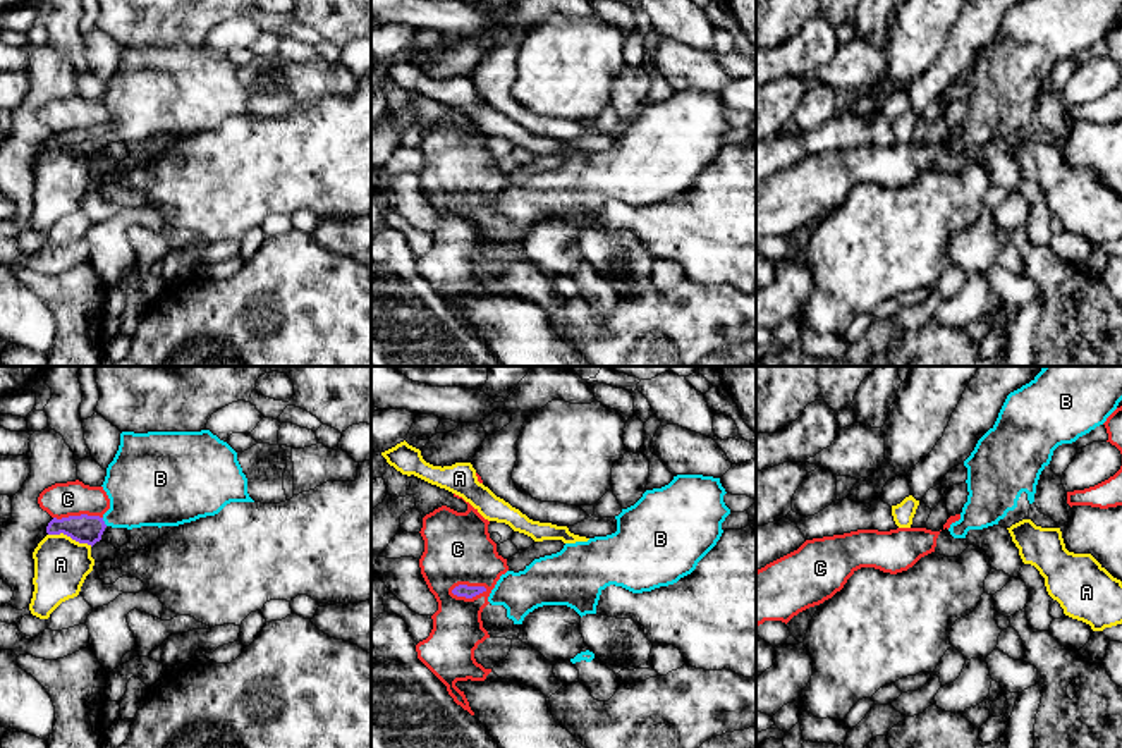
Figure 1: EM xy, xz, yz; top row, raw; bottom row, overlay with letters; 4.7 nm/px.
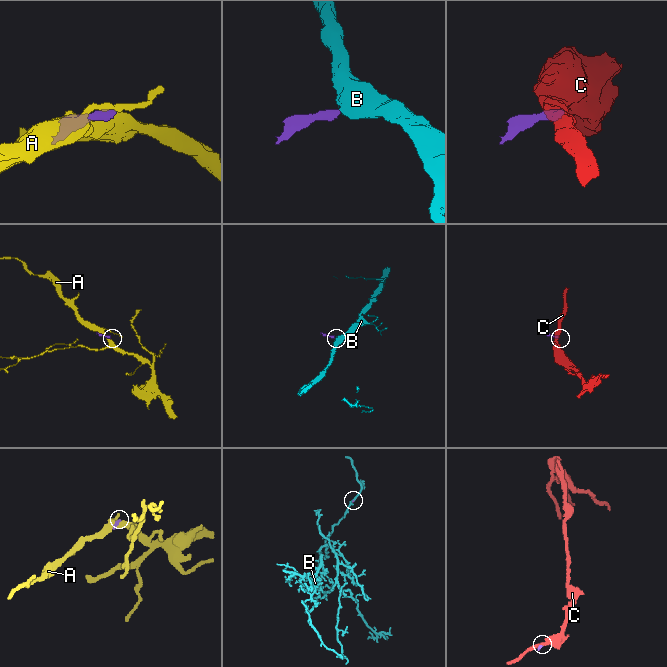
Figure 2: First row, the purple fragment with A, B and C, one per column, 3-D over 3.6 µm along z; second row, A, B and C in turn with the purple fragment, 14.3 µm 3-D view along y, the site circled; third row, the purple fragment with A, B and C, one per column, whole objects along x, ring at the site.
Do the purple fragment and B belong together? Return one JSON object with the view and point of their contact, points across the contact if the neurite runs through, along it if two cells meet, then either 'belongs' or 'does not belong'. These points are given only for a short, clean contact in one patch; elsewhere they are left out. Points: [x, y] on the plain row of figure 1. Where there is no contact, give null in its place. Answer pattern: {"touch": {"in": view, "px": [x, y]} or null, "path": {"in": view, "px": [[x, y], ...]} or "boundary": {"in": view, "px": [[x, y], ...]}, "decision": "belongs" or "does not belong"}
{"touch": {"in": "xy", "px": [103, 136]}, "path": {"in": "xy", "px": [[83, 143], [91, 143], [103, 136], [115, 131], [145, 102]]}, "decision": "belongs"}

